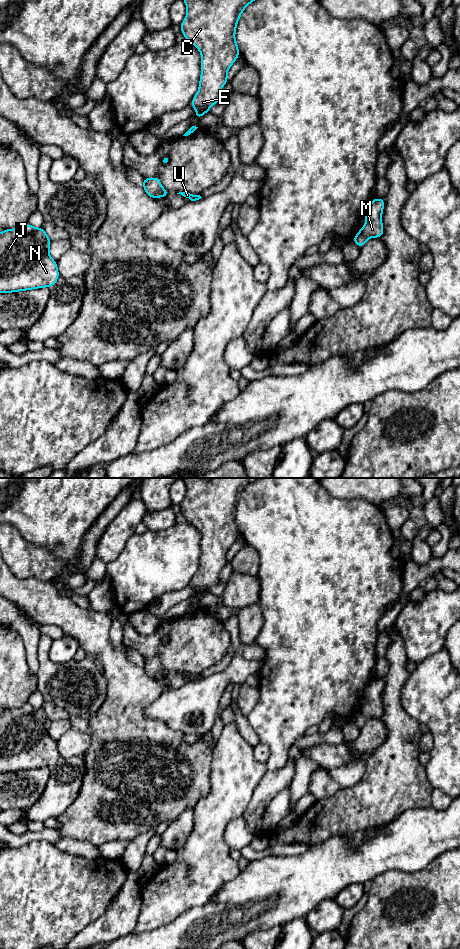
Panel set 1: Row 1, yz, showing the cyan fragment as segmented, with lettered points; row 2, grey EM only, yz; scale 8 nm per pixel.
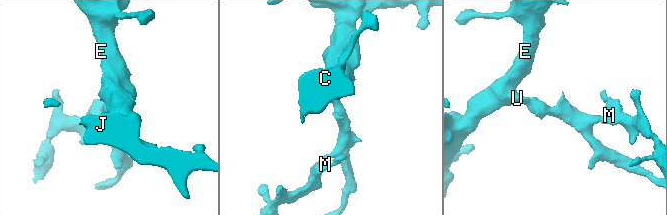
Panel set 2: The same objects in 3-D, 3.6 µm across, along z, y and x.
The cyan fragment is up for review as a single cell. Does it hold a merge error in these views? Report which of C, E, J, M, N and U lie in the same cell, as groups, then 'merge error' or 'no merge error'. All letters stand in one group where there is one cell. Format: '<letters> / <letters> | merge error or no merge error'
C E J M N U | no merge error

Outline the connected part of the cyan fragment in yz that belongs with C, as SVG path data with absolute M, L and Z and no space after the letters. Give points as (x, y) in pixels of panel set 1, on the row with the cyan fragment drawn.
M184 0L187 14L180 29L188 43L200 51L202 60L199 89L190 104L197 112L193 117L201 119L220 101L220 91L230 81L227 72L240 56L235 40L237 23L245 8L254 1L256 0Z

